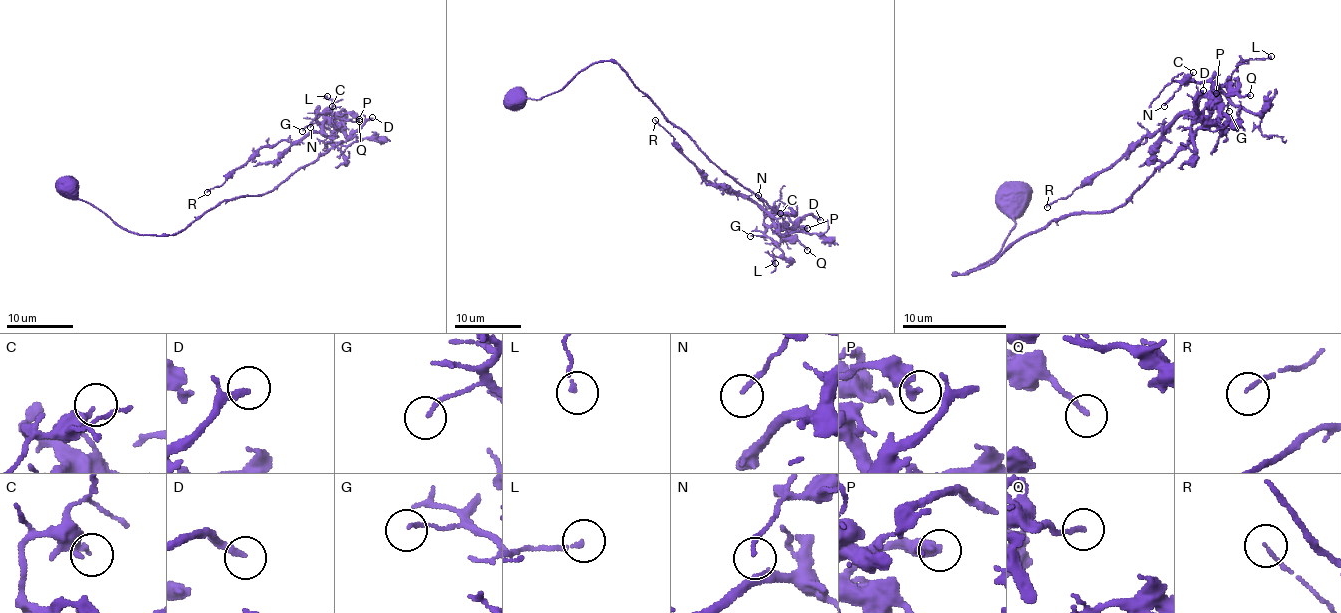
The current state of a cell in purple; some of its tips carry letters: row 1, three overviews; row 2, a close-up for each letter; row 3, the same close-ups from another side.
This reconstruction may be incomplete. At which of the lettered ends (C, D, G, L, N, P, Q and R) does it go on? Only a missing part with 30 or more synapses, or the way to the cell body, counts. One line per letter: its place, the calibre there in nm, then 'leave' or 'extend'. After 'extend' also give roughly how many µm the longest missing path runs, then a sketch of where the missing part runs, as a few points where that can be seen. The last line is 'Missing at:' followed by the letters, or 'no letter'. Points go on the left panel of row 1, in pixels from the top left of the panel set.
C: (332, 106) | 320 nm | leave
D: (372, 117) | 240 nm | extend | 40 µm | (372, 117), (389, 109), (380, 107), (377, 87), (340, 82), (320, 56), (292, 37), (295, 16)
G: (302, 131) | 120 nm | leave
L: (327, 96) | 140 nm | leave
N: (310, 127) | 150 nm | leave
P: (359, 119) | 320 nm | leave
Q: (359, 121) | 160 nm | leave
R: (207, 192) | 100 nm | leave
Missing at: D

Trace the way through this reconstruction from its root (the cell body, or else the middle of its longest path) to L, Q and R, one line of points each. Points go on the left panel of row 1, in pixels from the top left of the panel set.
L: (69, 185), (132, 232), (174, 235), (224, 200), (270, 192), (324, 154), (327, 96)
Q: (69, 185), (132, 232), (174, 235), (224, 200), (267, 194), (312, 164), (330, 147), (325, 114), (359, 121)
R: (69, 185), (132, 232), (174, 235), (224, 200), (270, 192), (330, 141), (310, 132), (264, 146), (207, 192)

